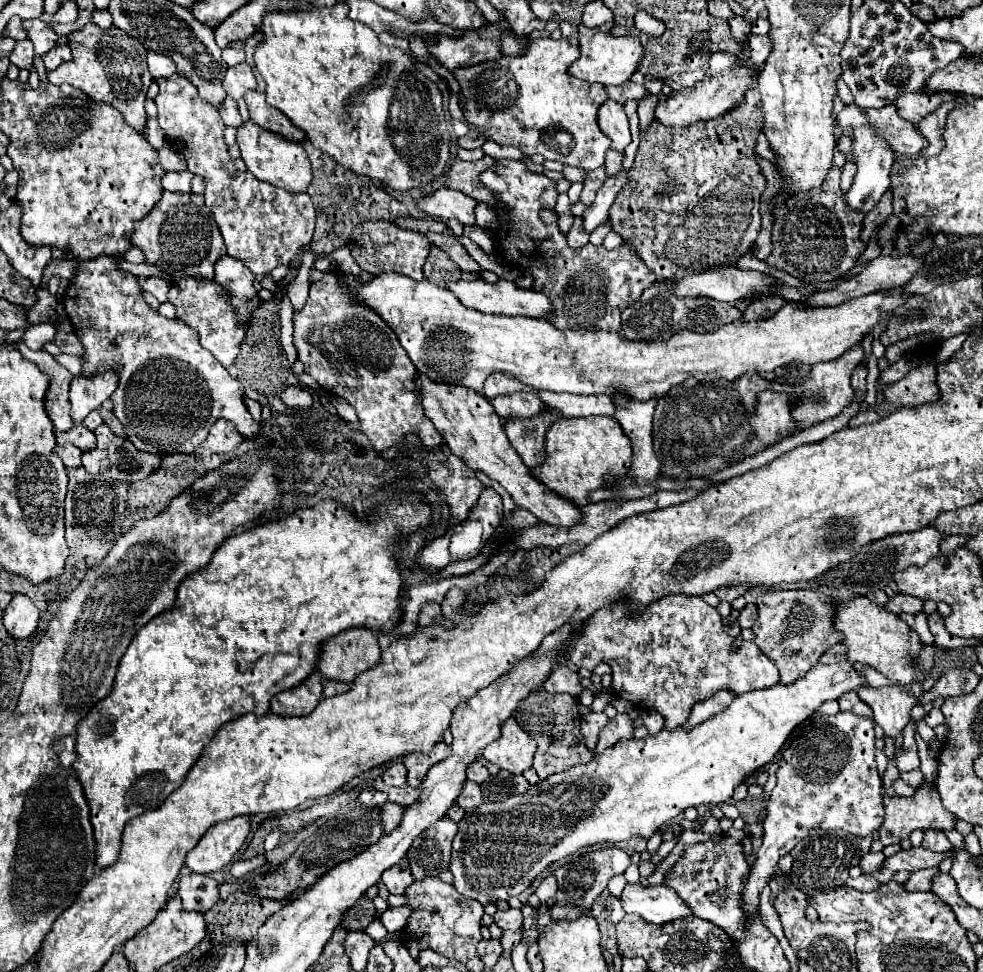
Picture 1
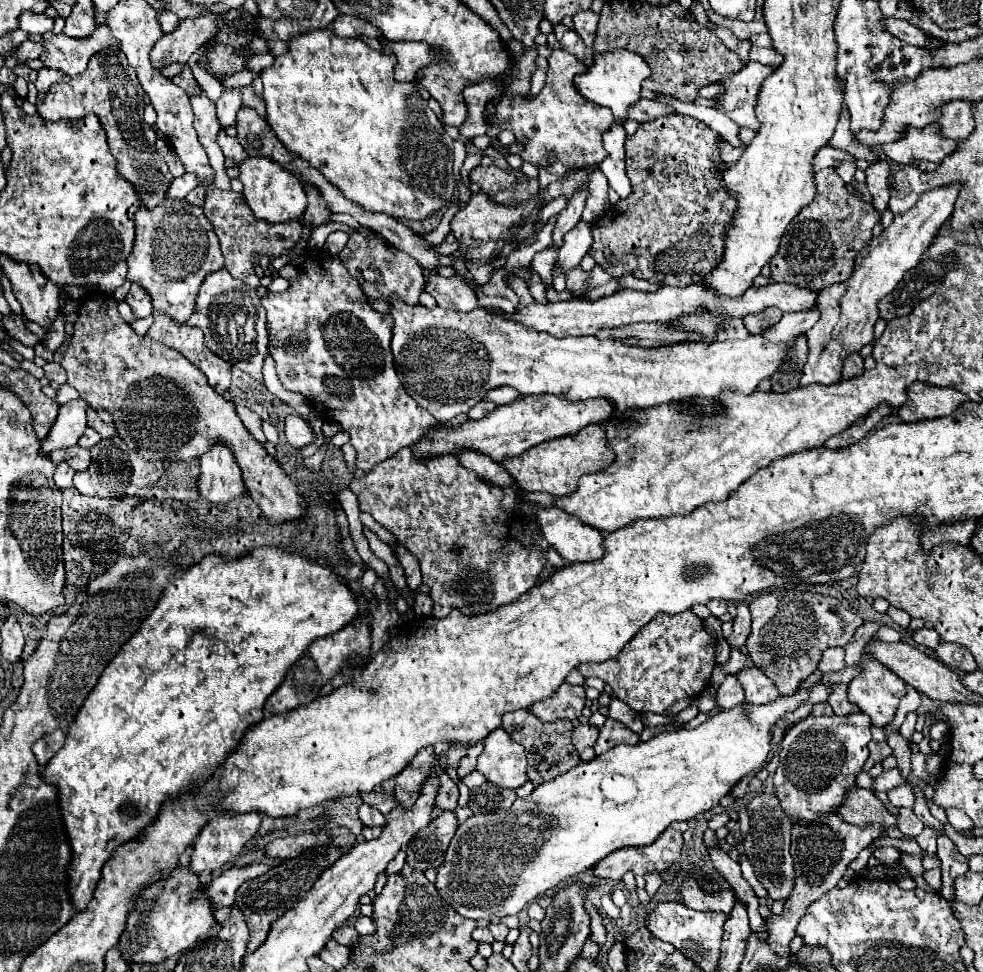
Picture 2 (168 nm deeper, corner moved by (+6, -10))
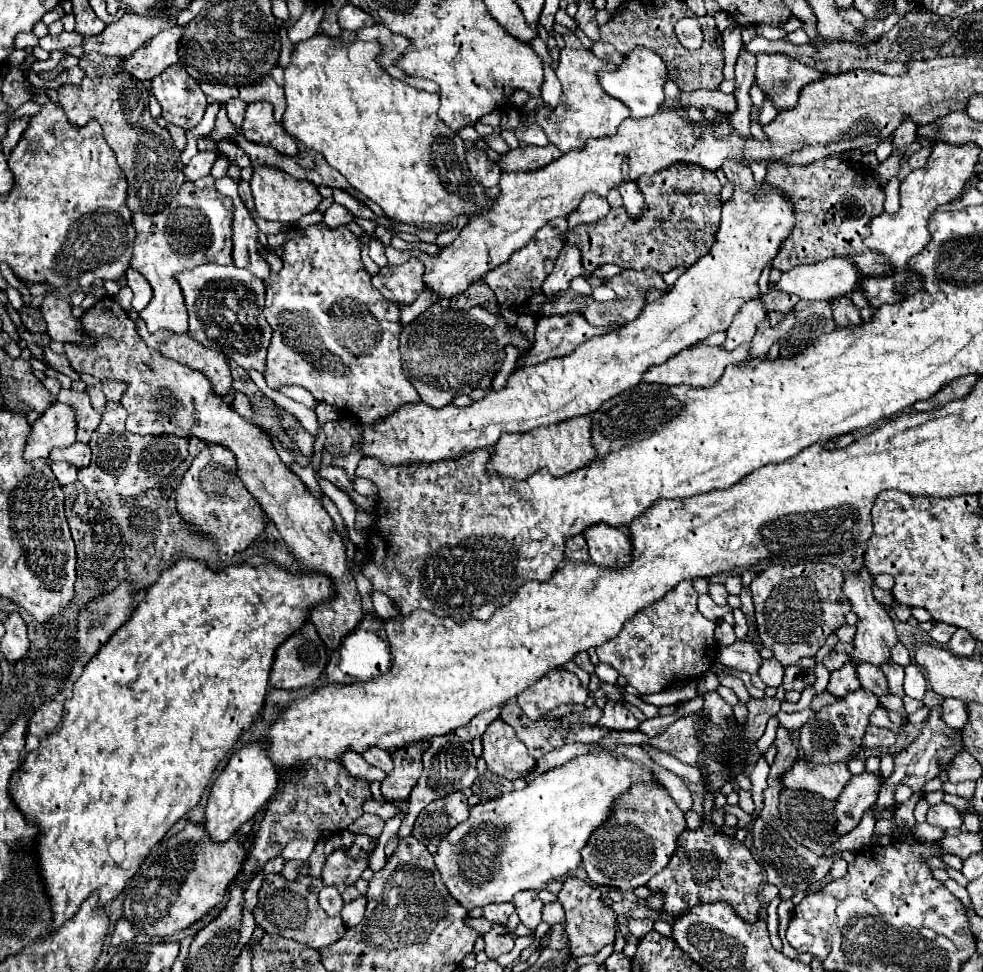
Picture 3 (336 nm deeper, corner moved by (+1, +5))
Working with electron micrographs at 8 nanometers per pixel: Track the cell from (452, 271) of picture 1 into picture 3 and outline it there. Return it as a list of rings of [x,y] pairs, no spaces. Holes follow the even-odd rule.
[[[484,283],[472,285],[472,289],[468,289],[468,293],[460,293],[460,297],[454,297],[452,305],[456,309],[462,309],[462,311],[468,311],[470,307],[478,305],[478,307],[486,309],[488,313],[502,317],[502,311],[498,307],[498,301],[496,301],[492,289],[488,289],[488,285],[484,285]]]

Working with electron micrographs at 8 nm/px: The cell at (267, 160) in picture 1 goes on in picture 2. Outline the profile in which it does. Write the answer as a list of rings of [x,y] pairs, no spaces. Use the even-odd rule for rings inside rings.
[[[245,158],[239,164],[239,180],[243,182],[243,194],[249,204],[249,208],[255,212],[255,218],[271,220],[271,222],[285,222],[293,218],[301,218],[307,208],[307,194],[303,182],[297,180],[297,176],[287,170],[285,166],[277,164],[269,158]]]

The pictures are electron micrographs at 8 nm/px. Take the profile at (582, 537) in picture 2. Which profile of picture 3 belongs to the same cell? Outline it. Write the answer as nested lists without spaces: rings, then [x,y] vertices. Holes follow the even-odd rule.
[[[594,525],[588,533],[584,533],[584,537],[590,547],[590,559],[596,565],[624,569],[632,561],[632,541],[622,529]]]

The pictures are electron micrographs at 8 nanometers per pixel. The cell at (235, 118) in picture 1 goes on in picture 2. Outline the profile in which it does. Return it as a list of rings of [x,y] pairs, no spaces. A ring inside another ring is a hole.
[[[221,128],[221,132],[219,132],[219,136],[217,136],[217,142],[219,142],[223,154],[225,154],[227,158],[233,158],[235,164],[239,164],[239,162],[247,156],[245,150],[243,150],[243,146],[239,144],[237,136],[229,136],[223,128]]]

